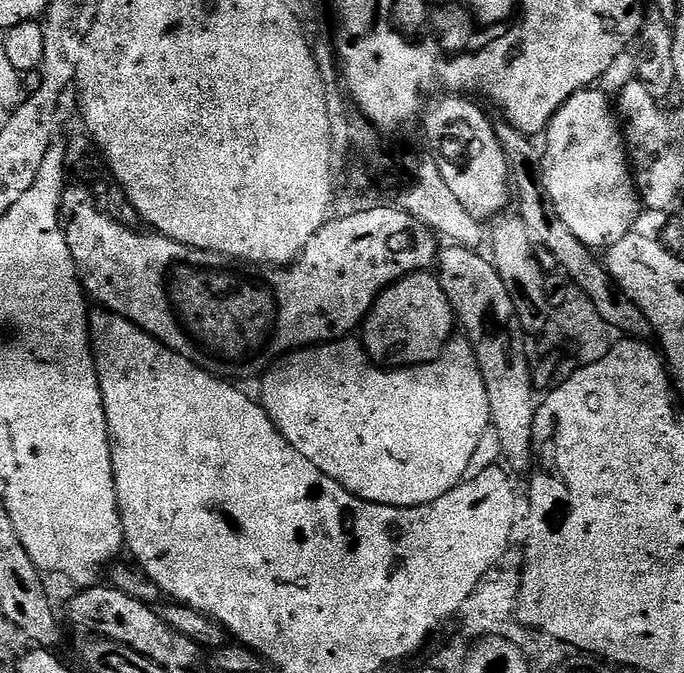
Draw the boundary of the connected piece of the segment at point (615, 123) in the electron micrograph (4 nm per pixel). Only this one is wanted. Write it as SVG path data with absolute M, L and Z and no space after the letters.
M585 90L573 94L573 96L554 114L554 118L546 129L548 141L545 142L544 148L542 144L542 171L544 173L544 189L548 195L548 203L558 214L558 218L562 218L562 222L566 222L566 226L570 226L571 232L574 233L574 238L578 238L582 243L588 245L588 247L593 250L607 249L609 244L618 242L622 237L628 235L629 232L637 227L636 208L638 209L638 193L636 191L636 181L632 175L632 169L624 143L622 125L618 119L617 113L614 111L613 101L611 104L608 100L611 99L599 90Z

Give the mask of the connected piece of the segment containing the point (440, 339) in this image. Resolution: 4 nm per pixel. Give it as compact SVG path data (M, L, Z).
M428 270L413 272L376 297L362 325L363 332L362 347L373 364L389 370L410 368L413 364L435 360L445 344L453 339L454 313L435 275Z

